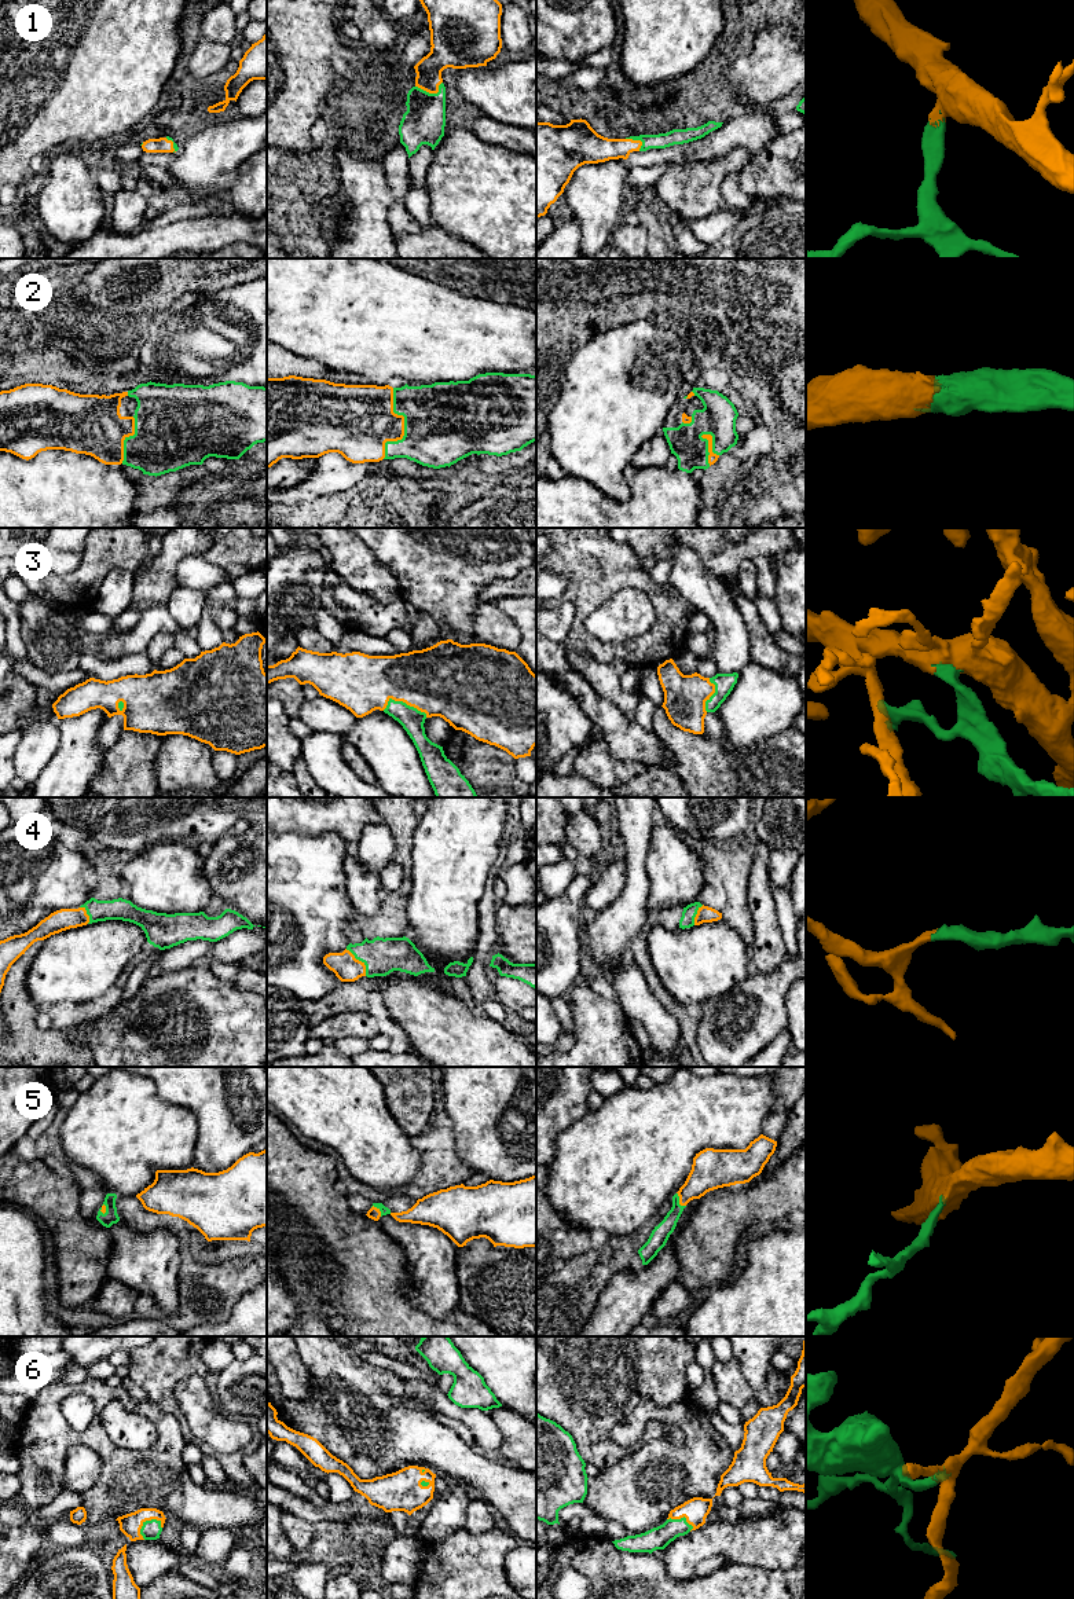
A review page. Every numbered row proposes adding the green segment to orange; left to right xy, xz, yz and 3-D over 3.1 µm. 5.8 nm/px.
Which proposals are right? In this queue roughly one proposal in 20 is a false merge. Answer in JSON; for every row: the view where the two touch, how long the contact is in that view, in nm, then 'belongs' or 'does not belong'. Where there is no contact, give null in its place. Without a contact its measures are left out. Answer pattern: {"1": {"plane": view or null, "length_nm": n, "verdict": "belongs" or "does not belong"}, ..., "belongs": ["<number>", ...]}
{"1": {"plane": "xz", "length_nm": 160, "verdict": "belongs"}, "2": {"plane": "xz", "length_nm": 420, "verdict": "belongs"}, "3": {"plane": "xz", "length_nm": 260, "verdict": "belongs"}, "4": {"plane": "xz", "length_nm": 200, "verdict": "belongs"}, "5": {"plane": "yz", "length_nm": 100, "verdict": "belongs"}, "6": {"plane": "xy", "length_nm": 160, "verdict": "belongs"}, "belongs": ["1", "2", "3", "4", "5", "6"]}

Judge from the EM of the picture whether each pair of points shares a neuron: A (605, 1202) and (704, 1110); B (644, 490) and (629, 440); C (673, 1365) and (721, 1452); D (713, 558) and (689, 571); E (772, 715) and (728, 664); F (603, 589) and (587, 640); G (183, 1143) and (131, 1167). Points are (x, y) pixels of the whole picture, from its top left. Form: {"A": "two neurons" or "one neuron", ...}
{"A": "one neuron", "B": "two neurons", "C": "two neurons", "D": "two neurons", "E": "two neurons", "F": "one neuron", "G": "one neuron"}

